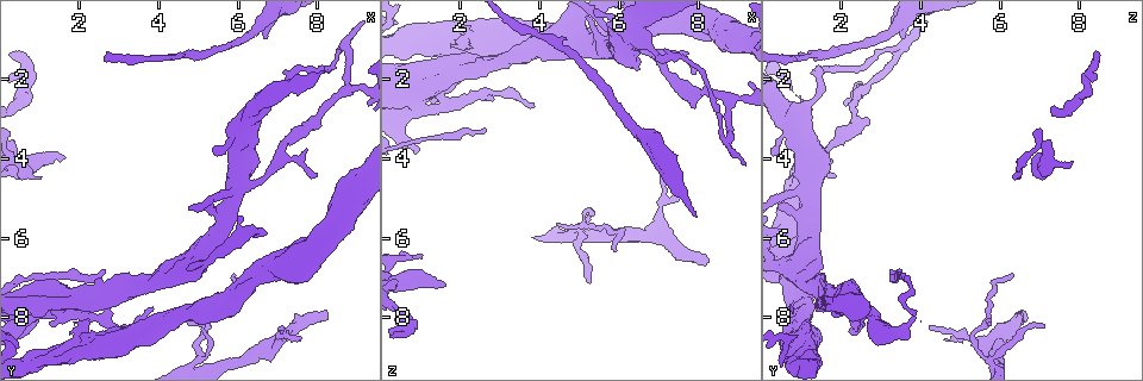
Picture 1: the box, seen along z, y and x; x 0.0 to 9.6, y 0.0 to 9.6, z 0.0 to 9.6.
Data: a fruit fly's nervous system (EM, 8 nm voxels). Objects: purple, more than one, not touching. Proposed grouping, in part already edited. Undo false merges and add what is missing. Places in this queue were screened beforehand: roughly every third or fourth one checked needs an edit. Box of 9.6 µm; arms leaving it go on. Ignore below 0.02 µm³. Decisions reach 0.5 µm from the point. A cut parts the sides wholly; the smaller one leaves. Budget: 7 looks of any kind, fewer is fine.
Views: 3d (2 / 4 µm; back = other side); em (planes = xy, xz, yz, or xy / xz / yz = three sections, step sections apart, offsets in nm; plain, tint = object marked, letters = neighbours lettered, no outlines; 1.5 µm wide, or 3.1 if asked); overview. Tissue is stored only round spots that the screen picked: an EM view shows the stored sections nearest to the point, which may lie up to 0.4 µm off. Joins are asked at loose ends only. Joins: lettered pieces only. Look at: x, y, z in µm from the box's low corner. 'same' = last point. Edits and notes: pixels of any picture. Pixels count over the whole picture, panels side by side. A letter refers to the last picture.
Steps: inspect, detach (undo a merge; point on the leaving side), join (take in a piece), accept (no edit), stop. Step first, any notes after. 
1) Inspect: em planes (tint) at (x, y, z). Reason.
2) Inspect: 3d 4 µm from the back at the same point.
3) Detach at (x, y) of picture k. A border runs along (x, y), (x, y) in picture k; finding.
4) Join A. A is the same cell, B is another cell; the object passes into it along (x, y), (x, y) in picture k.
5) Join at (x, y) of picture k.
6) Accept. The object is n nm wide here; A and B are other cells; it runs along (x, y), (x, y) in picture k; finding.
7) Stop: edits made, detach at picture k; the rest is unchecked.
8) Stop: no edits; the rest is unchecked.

Inspect: 3d 4 µm at (6.35, 3.10, 1.00). Closes a loop.

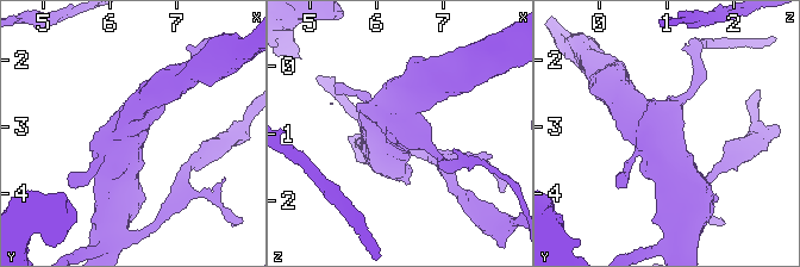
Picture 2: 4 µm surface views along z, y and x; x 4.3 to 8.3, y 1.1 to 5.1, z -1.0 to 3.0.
Inspect: em planes (letters) at (6.30, 3.10, 0.95). Now the EM.

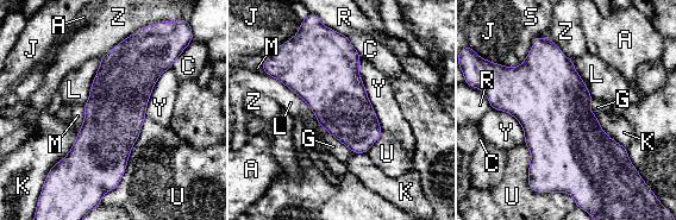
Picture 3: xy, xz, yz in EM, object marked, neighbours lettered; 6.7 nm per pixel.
Accept. The object is 400 nm wide here; A, C, G, J, K, L, M, R, S, U, Y and Z are other cells; a border runs along (265, 74), (292, 89), (318, 123) in picture 3; continuous, no second neuron.

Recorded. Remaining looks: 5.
Inspect: 3d 4 µm at (7.95, 4.45, 1.95). Thin end.

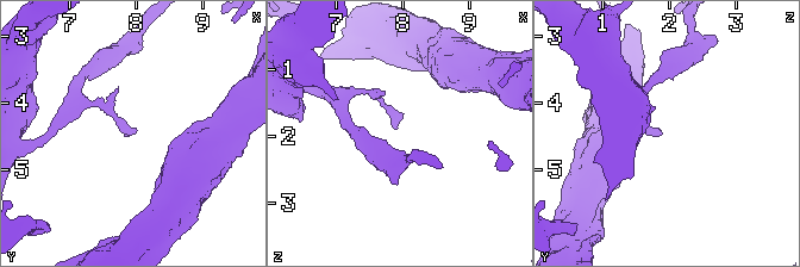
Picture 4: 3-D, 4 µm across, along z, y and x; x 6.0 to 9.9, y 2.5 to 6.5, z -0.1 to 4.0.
Inspect: em planes (letters) at (7.85, 4.40, 1.90).

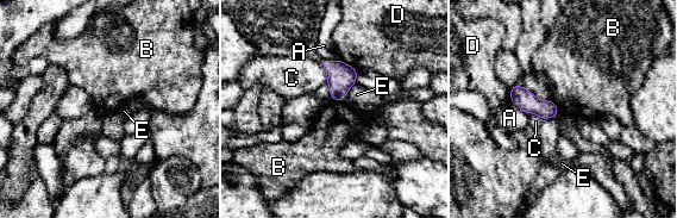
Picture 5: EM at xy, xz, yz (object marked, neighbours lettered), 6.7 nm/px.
Accept. A, B, C, D and E are other cells; a border runs along (552, 99), (560, 112) in picture 5; none of them fits.

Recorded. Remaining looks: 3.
Inspect: 3d 4 µm at (1.60, 4.00, 7.20). Free end.

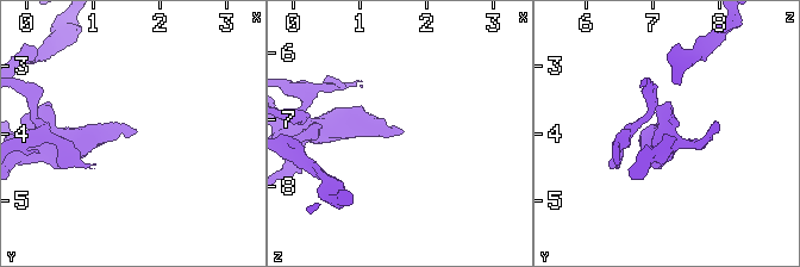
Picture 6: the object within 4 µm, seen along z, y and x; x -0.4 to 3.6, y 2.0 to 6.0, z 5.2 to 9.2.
Inspect: em xz step 8 (tint) at (1.65, 4.00, 7.15). Need the tissue.

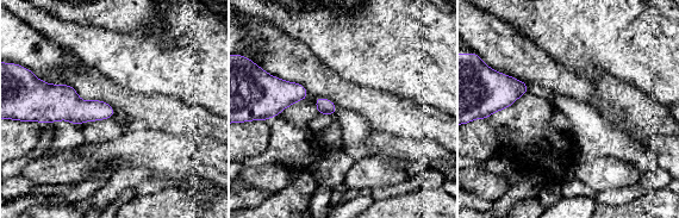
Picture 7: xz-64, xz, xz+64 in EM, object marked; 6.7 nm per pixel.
Inspect: em planes (letters) at the same point. Cut it another way.

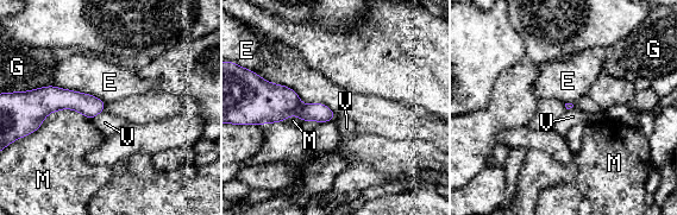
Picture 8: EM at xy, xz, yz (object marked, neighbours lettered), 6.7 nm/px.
Accept. E, G, M and V are other cells; none of them fits.

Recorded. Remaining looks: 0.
Stop: no edits; the rest is unchecked.

